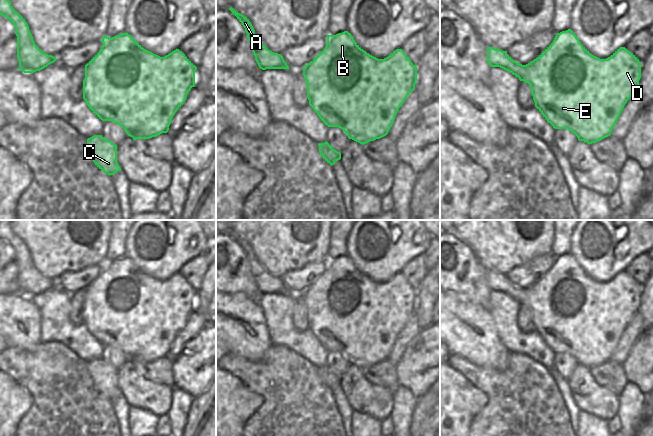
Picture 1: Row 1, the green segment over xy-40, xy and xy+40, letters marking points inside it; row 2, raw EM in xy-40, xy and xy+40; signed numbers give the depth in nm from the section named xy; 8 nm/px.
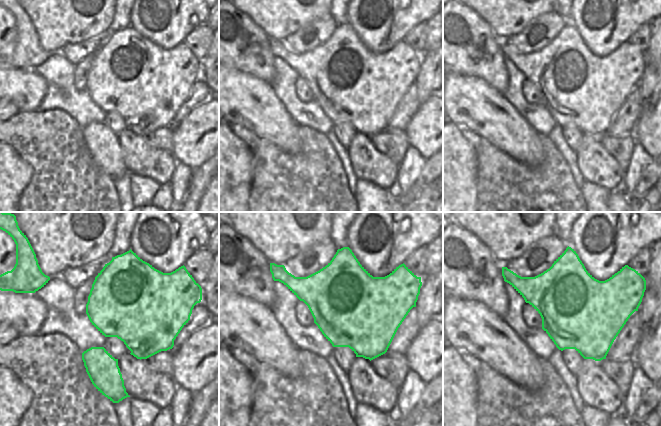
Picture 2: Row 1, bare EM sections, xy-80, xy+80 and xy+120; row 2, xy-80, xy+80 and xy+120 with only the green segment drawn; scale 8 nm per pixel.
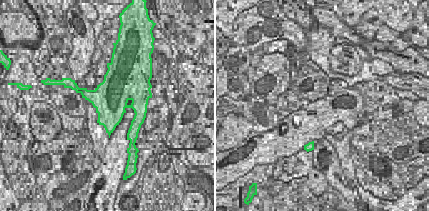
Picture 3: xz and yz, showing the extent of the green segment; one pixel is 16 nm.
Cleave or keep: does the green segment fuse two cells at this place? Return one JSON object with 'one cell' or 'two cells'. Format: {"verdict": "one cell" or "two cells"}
{"verdict": "one cell"}

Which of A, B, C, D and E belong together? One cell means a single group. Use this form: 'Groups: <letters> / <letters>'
Groups: A B C D E.

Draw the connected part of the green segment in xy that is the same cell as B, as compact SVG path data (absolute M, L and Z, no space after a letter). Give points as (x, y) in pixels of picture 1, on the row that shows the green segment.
M351 33L327 35L325 48L305 67L309 105L328 127L338 127L362 145L386 136L399 108L415 89L417 67L402 49L378 59L364 51Z

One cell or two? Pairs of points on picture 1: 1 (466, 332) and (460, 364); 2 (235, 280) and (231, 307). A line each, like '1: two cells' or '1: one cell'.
1: two cells
2: two cells

